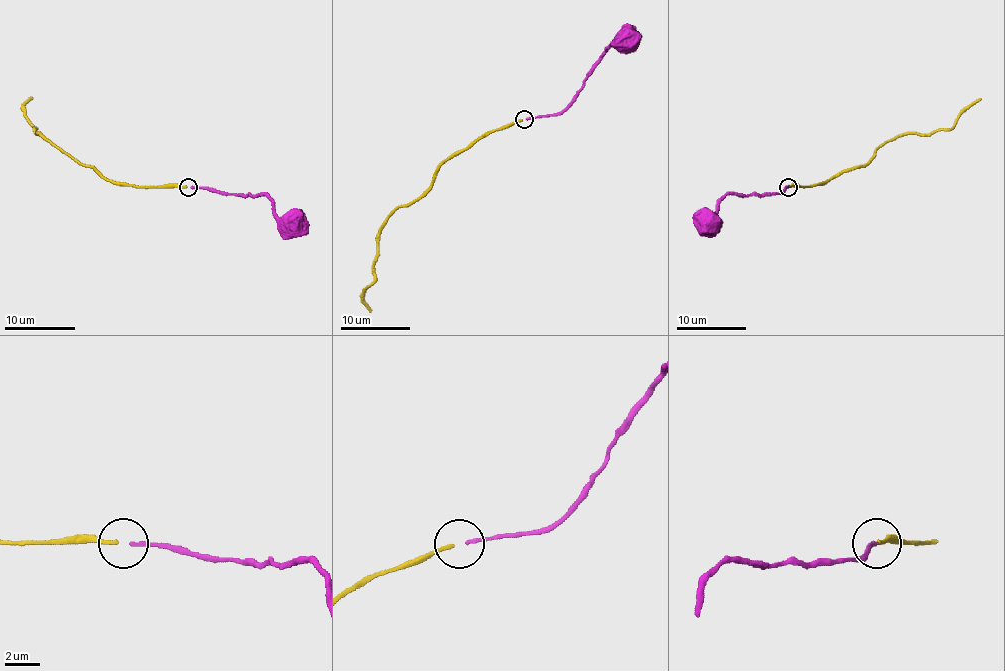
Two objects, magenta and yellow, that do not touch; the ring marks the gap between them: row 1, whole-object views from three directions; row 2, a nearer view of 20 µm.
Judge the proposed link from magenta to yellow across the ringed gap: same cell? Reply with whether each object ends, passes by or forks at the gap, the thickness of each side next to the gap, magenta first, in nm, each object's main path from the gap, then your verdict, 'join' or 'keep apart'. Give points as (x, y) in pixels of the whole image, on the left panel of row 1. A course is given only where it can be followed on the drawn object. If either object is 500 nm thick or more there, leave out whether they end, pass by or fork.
magenta ends | yellow ends | 200/220 nm | magenta via (191, 187), (266, 195), (273, 203), (273, 211), (294, 227) | yellow via (186, 187), (111, 183), (37, 133), (24, 110), (32, 96) | join

